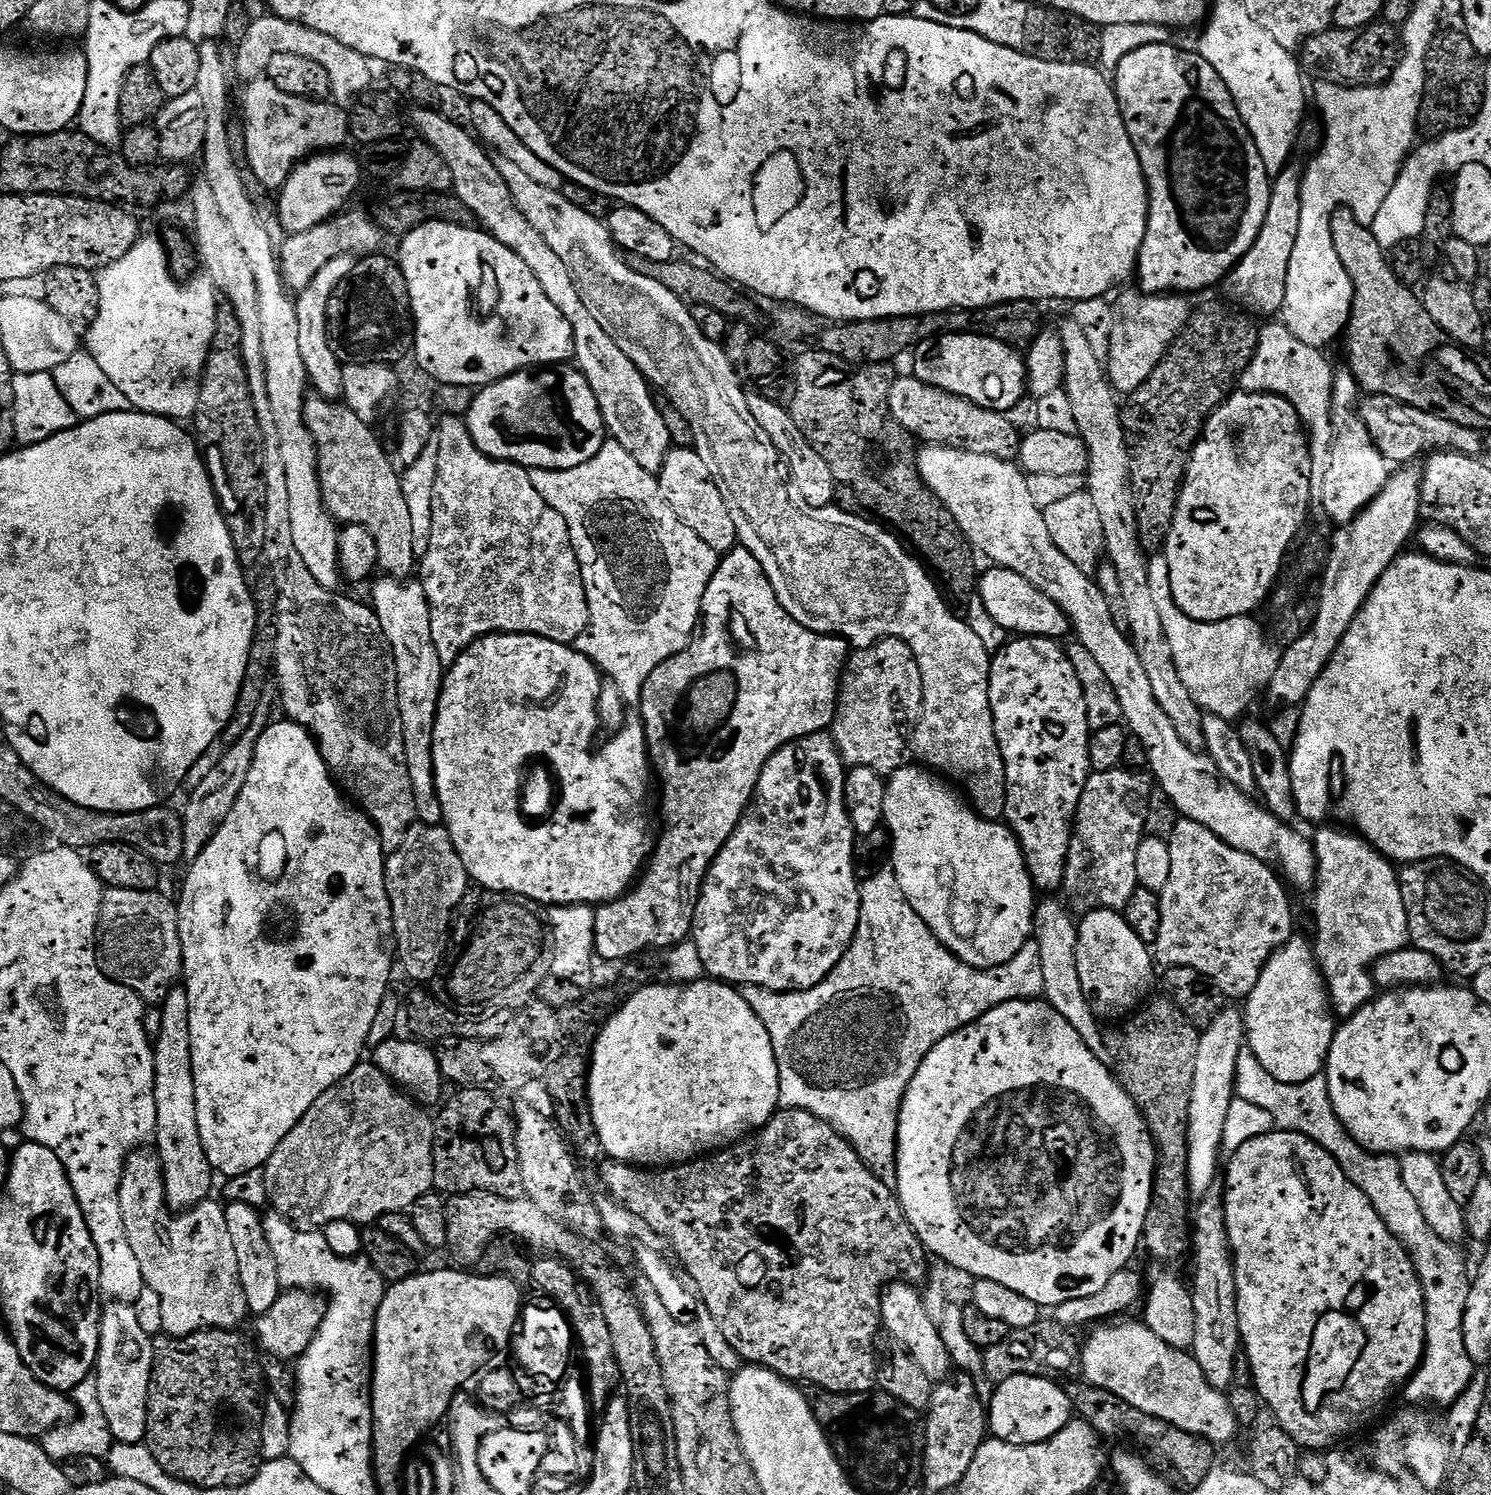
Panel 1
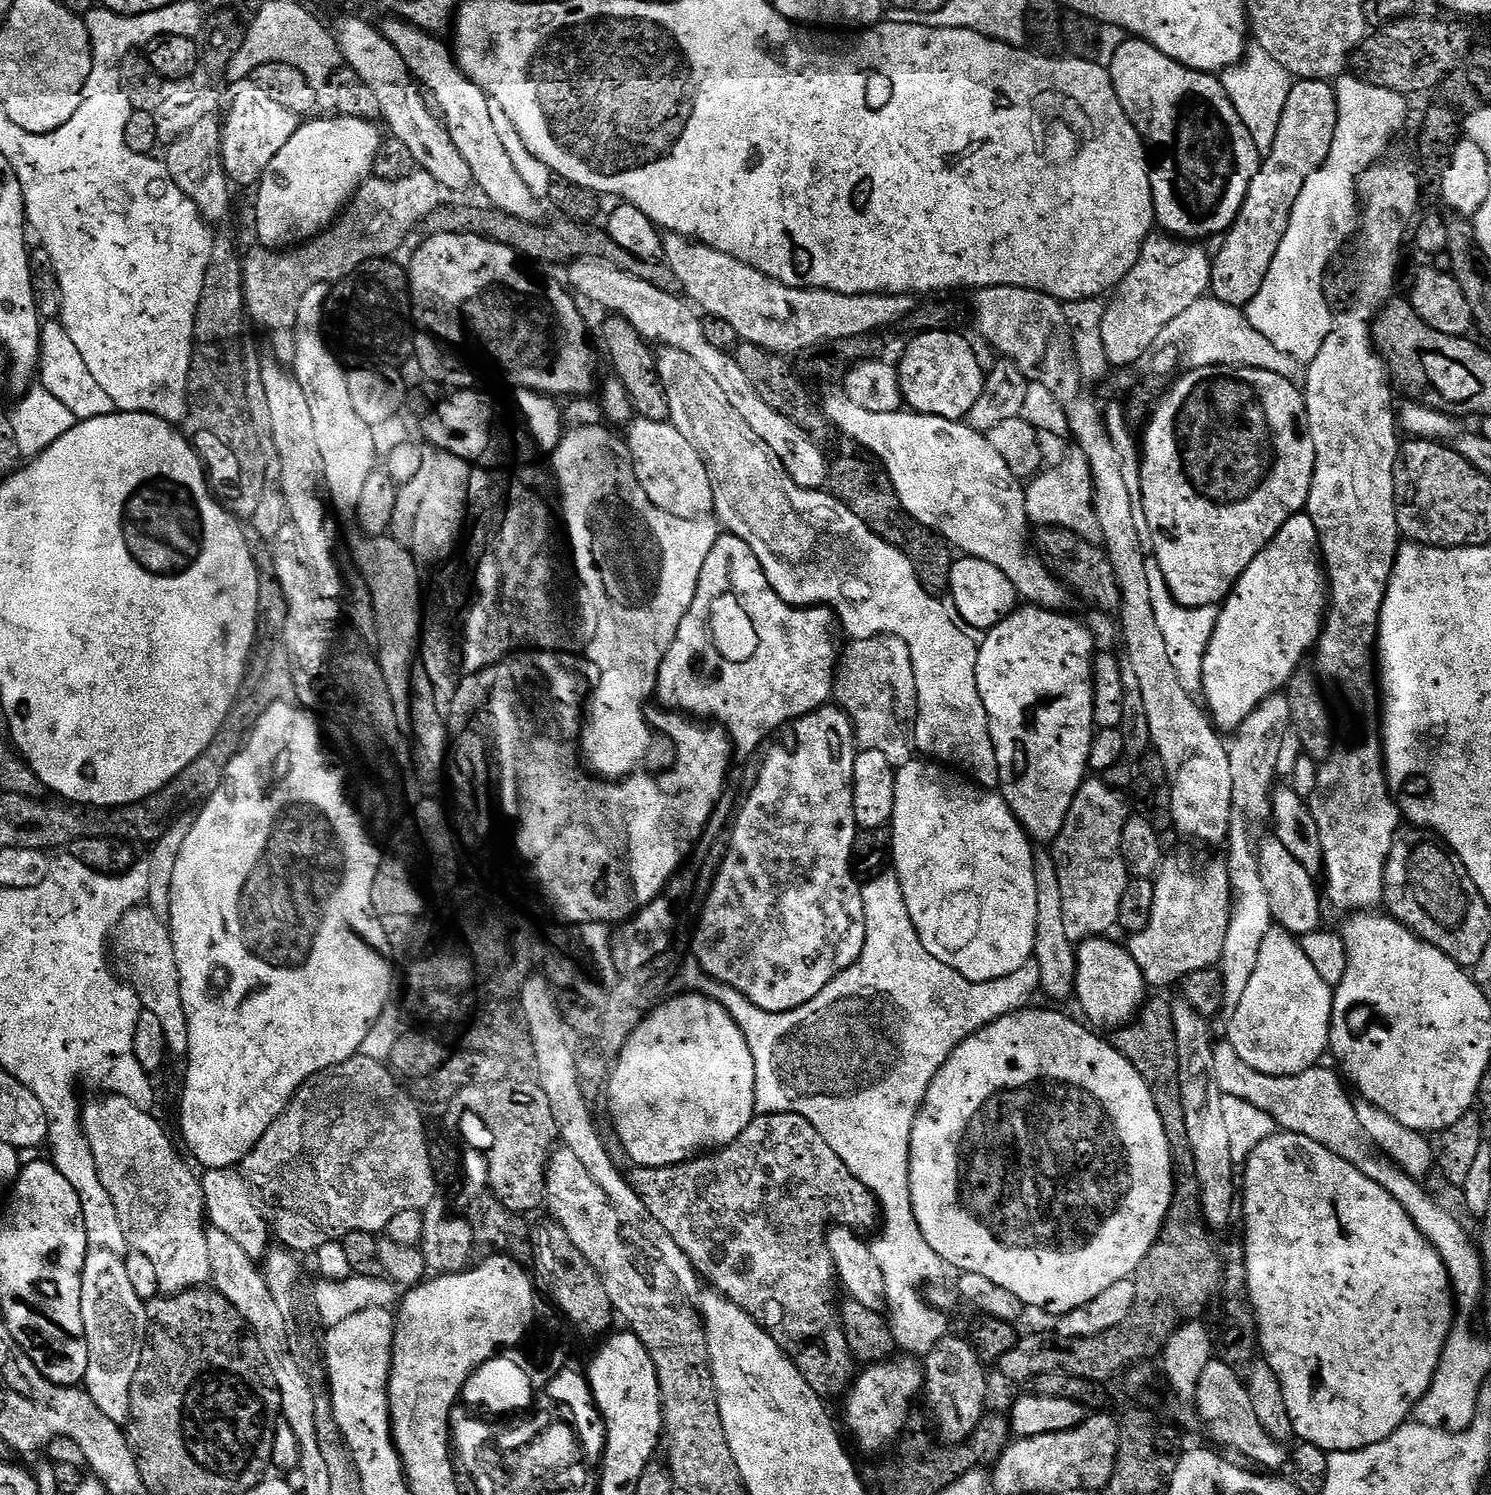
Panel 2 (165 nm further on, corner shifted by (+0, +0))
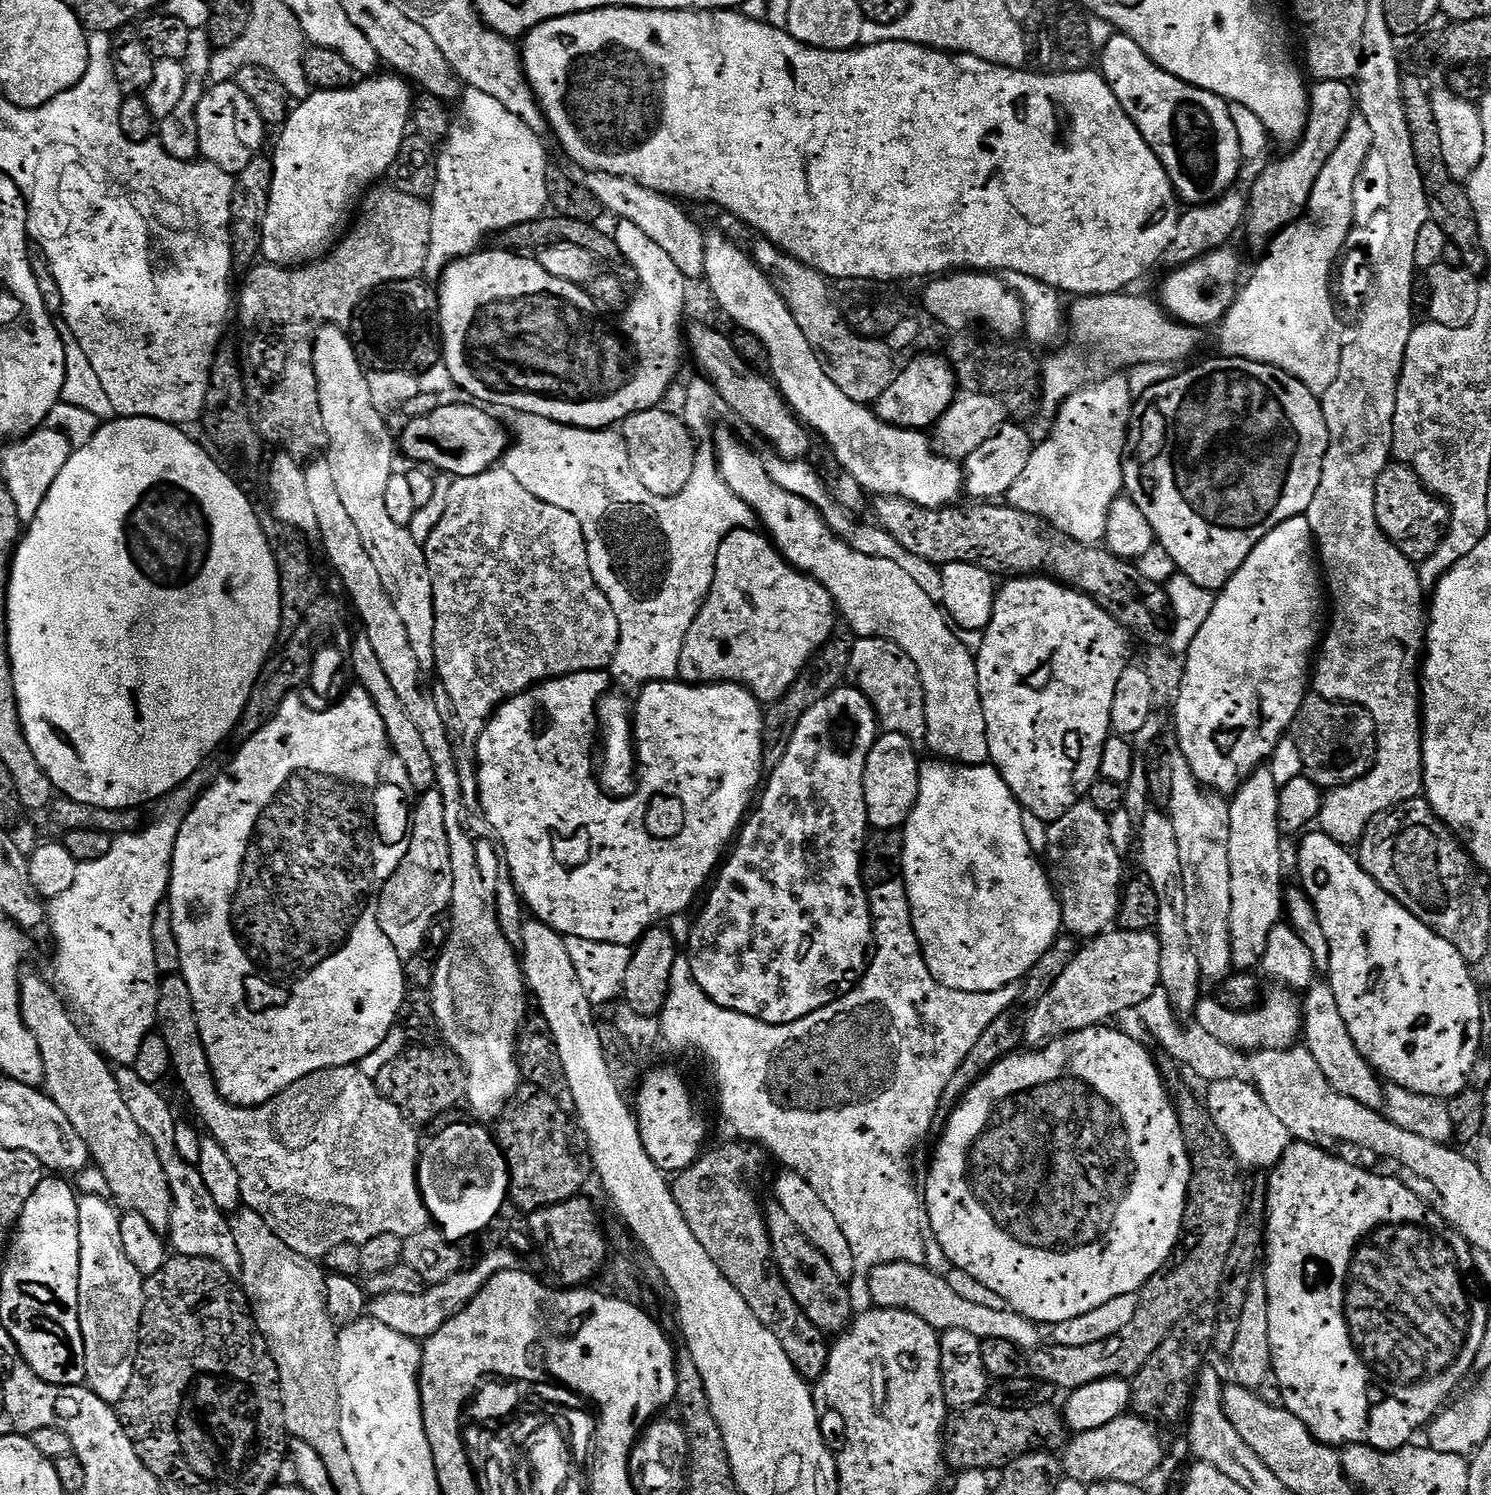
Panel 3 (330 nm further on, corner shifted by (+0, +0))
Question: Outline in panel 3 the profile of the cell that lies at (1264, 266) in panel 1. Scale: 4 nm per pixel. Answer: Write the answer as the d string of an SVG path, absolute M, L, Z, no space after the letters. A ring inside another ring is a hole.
M1318 80L1311 85L1308 94L1308 121L1303 134L1291 150L1285 151L1288 153L1281 160L1276 160L1273 164L1268 164L1261 170L1260 177L1252 184L1252 192L1247 193L1248 215L1242 232L1243 235L1248 235L1248 240L1254 247L1263 249L1272 243L1272 239L1283 228L1287 228L1288 225L1301 219L1302 213L1308 207L1310 194L1314 190L1314 182L1318 182L1318 174L1322 174L1326 162L1330 162L1330 154L1334 154L1334 150L1338 150L1338 142L1342 142L1342 138L1350 126L1350 118L1357 115L1357 112L1358 96L1349 81Z

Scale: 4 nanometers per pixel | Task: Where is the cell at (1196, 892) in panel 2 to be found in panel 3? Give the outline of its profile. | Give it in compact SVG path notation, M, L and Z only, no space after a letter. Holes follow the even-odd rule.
M1109 930L1095 938L1089 939L1088 944L1077 951L1076 956L1062 970L1062 978L1050 986L1050 994L1034 1006L1034 1014L1026 1022L1024 1031L1024 1044L1028 1046L1043 1046L1049 1040L1057 1040L1060 1036L1069 1036L1071 1032L1086 1030L1103 1025L1111 1016L1124 1012L1127 1008L1139 1009L1150 994L1160 988L1160 937L1155 931L1150 932L1125 932L1123 930Z

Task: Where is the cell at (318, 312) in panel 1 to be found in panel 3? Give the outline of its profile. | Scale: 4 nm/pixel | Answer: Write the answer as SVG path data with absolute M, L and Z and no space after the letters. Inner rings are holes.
M325 326L317 330L312 346L312 369L316 372L316 389L320 399L320 409L322 410L322 422L326 426L328 435L328 446L326 449L326 459L330 466L330 474L334 474L334 482L338 489L338 495L342 498L346 510L350 513L350 518L354 521L354 527L358 529L358 534L362 537L362 542L366 545L366 550L370 554L374 567L378 569L378 574L382 577L382 586L386 586L386 594L390 594L390 602L394 602L398 614L402 617L402 622L406 625L406 634L410 637L410 647L414 650L415 657L418 658L418 666L421 673L429 674L436 668L440 675L439 687L450 694L452 712L455 723L463 722L464 736L468 740L475 740L482 734L482 730L491 720L496 709L508 699L509 696L517 696L520 692L533 688L535 684L540 684L543 680L553 680L559 676L569 676L579 672L599 672L607 669L611 665L614 654L618 650L620 641L620 627L618 626L618 614L614 614L614 606L602 594L598 582L594 582L594 574L590 570L590 558L588 557L588 547L586 538L582 534L582 526L574 514L566 510L558 510L558 506L550 506L550 502L542 502L530 494L530 490L525 490L510 474L510 470L503 466L490 468L488 471L477 476L462 476L451 481L448 494L443 497L445 502L445 513L442 514L438 526L434 527L433 533L425 549L411 537L408 528L398 526L398 522L390 519L390 514L386 511L386 482L388 481L392 468L392 455L397 455L398 444L394 439L394 432L388 429L385 413L379 412L370 399L370 386L368 385L368 372L360 359L356 357L356 348L352 345L349 333L340 326Z

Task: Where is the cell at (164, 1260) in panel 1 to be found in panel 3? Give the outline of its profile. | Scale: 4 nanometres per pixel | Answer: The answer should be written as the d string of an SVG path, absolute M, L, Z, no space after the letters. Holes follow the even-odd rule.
M40 976L20 977L20 1013L24 1027L34 1034L42 1054L46 1095L70 1118L70 1126L78 1130L78 1138L86 1142L91 1163L100 1167L112 1191L111 1199L121 1209L142 1214L156 1232L167 1233L172 1191L156 1148L142 1134L138 1122L134 1122L126 1102L122 1102L113 1065L82 1031L61 993L49 984Z

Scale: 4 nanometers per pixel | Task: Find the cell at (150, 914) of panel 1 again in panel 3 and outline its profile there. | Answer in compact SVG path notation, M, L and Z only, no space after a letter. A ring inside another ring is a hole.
M168 974L161 979L156 1022L158 1033L165 1040L172 1059L171 1071L180 1079L180 1084L184 1087L185 1098L192 1103L193 1110L200 1115L201 1122L208 1127L207 1135L216 1140L222 1146L222 1150L226 1150L226 1154L230 1154L230 1162L234 1162L234 1170L238 1170L243 1207L259 1214L266 1222L266 1226L270 1226L270 1230L274 1234L278 1234L278 1238L282 1238L282 1242L286 1242L286 1246L290 1246L290 1250L303 1256L322 1258L330 1250L334 1250L334 1246L362 1245L370 1238L378 1238L378 1234L398 1234L406 1237L410 1234L418 1234L418 1230L429 1227L429 1212L427 1206L424 1205L417 1176L422 1151L421 1142L416 1141L417 1129L402 1114L402 1110L398 1110L398 1106L394 1106L394 1102L390 1102L387 1096L376 1089L375 1079L362 1074L359 1066L347 1064L337 1068L318 1070L314 1074L306 1074L306 1078L298 1078L298 1082L286 1086L286 1090L282 1090L277 1096L270 1098L270 1102L253 1108L243 1108L237 1104L231 1104L229 1100L224 1100L222 1094L216 1089L216 1079L212 1077L212 1071L206 1058L206 1046L202 1046L202 1034L198 1030L198 1018L194 1014L194 1002L190 998L190 986L186 986L183 976Z

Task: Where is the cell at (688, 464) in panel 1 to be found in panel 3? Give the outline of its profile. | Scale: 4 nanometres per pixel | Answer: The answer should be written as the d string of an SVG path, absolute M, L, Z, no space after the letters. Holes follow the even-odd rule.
M657 406L627 416L622 422L622 435L634 466L634 474L638 474L638 482L642 482L650 494L673 496L683 490L694 474L698 444L681 417L679 420L674 413L663 412L662 409Z

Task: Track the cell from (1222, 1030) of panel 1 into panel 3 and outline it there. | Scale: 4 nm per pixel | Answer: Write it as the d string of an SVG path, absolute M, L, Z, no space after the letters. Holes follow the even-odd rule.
M1261 766L1250 773L1231 797L1230 810L1230 946L1232 967L1256 970L1266 954L1270 930L1285 915L1285 885L1280 885L1284 860L1280 857L1280 815L1278 802L1281 787L1276 784L1272 768Z

